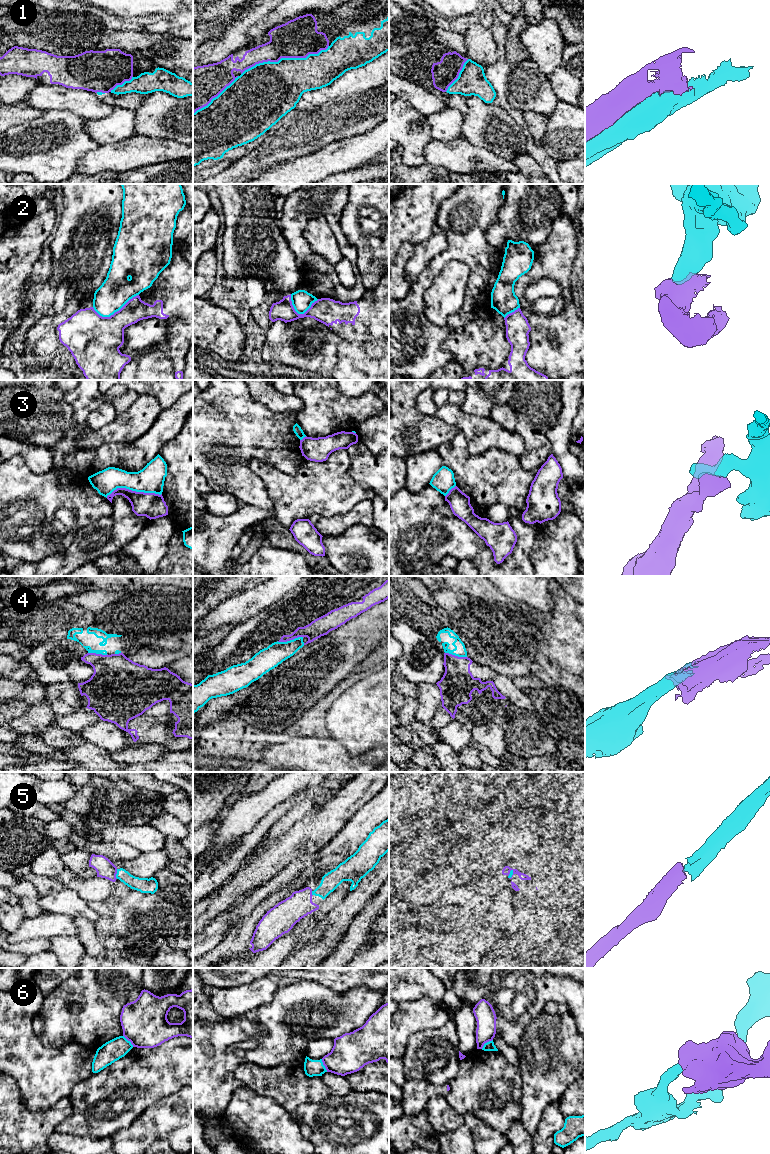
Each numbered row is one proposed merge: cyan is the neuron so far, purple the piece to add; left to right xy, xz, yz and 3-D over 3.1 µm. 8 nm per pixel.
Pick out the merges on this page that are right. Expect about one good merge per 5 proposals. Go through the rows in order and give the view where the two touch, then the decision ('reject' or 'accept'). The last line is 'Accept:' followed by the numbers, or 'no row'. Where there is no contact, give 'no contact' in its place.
1: xz | reject
2: xy | reject
3: xy | reject
4: xz | reject
5: xy | accept
6: yz | reject
Accept: 5

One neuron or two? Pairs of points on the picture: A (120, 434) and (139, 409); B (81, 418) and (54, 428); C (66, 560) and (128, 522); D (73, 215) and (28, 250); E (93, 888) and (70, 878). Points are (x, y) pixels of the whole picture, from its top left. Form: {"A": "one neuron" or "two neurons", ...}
{"A": "one neuron", "B": "two neurons", "C": "one neuron", "D": "two neurons", "E": "one neuron"}

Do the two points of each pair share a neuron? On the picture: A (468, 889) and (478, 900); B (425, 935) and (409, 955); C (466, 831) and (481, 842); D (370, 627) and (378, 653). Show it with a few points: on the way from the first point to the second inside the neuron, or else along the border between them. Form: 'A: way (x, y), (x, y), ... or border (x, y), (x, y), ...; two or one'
A: way (470, 892), (475, 897); one
B: border (409, 944), (427, 948); two
C: border (475, 832), (468, 840); two
D: border (376, 647), (359, 664); two

